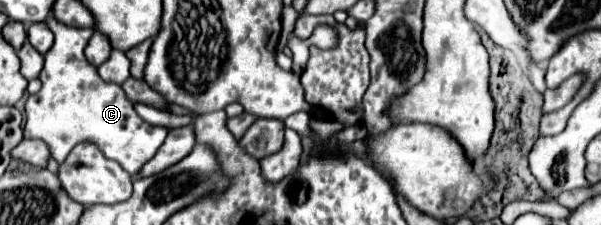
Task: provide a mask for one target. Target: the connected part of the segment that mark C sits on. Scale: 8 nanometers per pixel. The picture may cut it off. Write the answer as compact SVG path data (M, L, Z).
M46 19L46 23L54 33L54 45L44 55L44 69L40 73L42 89L26 101L24 137L42 139L50 147L58 165L64 163L66 155L78 141L90 141L108 159L120 163L120 167L132 177L138 175L140 167L150 161L164 143L168 131L142 121L122 87L102 81L94 65L84 59L84 47L94 33L92 29L64 27L56 19Z

